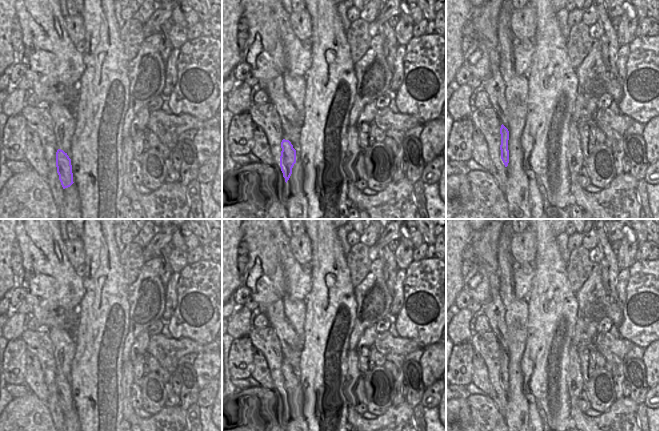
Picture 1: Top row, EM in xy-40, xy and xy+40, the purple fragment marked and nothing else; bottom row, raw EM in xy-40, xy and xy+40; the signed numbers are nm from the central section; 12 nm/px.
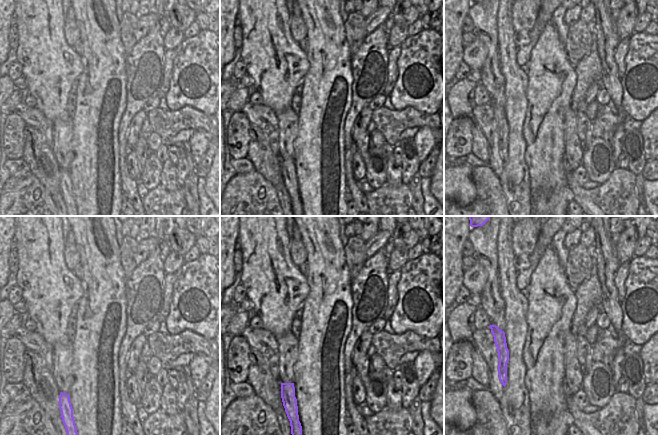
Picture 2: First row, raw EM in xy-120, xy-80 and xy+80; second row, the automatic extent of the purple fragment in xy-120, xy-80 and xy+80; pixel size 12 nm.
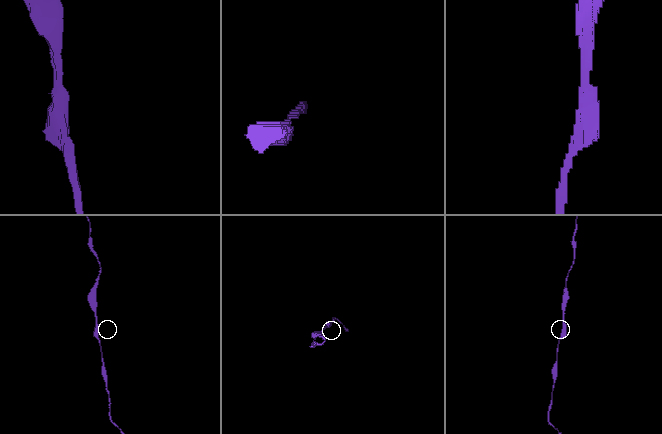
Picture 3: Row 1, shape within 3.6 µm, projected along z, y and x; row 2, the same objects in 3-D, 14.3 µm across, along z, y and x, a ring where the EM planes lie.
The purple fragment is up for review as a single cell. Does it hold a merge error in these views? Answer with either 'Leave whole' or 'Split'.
Leave whole.

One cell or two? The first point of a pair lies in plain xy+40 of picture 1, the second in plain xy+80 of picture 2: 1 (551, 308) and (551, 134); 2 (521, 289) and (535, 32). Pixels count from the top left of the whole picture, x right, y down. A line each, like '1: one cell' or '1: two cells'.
1: one cell
2: one cell

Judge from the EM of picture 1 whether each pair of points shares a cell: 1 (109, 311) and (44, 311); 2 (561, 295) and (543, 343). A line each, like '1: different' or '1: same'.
1: different
2: same

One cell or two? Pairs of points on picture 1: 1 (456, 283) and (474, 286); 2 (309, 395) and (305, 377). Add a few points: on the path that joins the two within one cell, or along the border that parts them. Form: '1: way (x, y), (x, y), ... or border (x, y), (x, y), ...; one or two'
1: border (464, 277), (464, 286), (462, 288); two
2: way (309, 391), (309, 381); one

